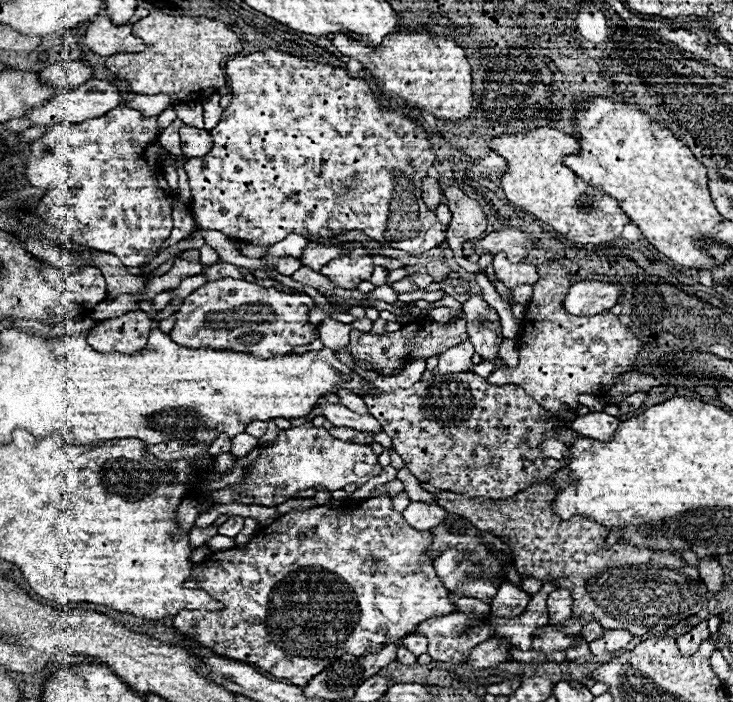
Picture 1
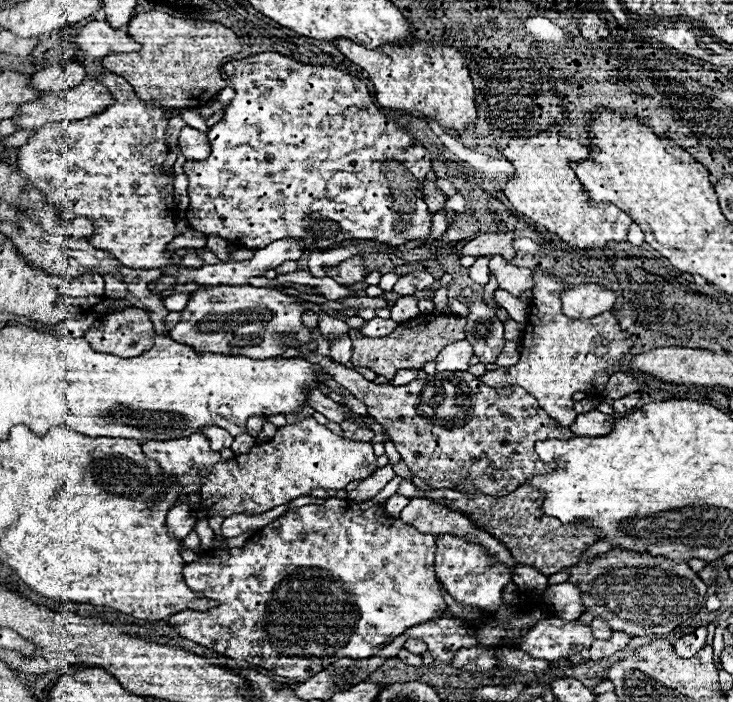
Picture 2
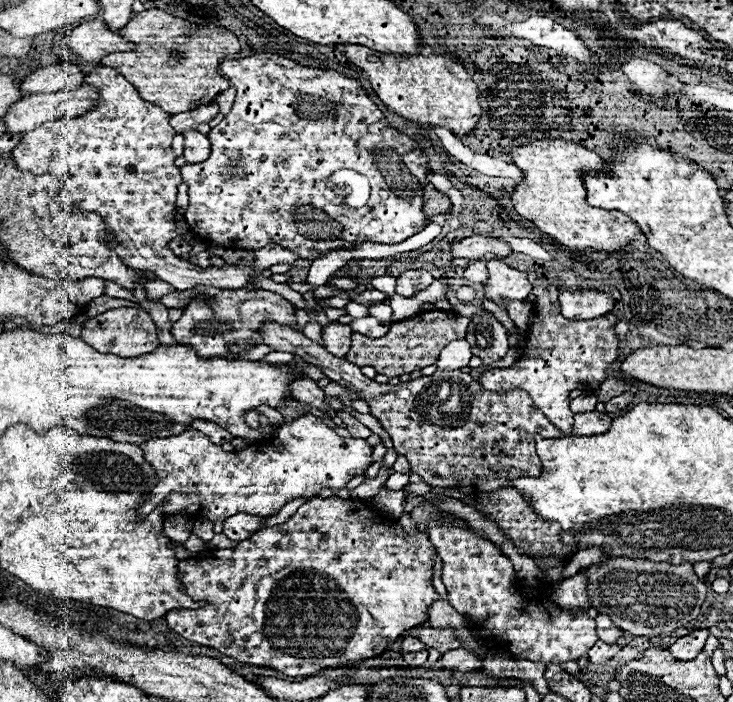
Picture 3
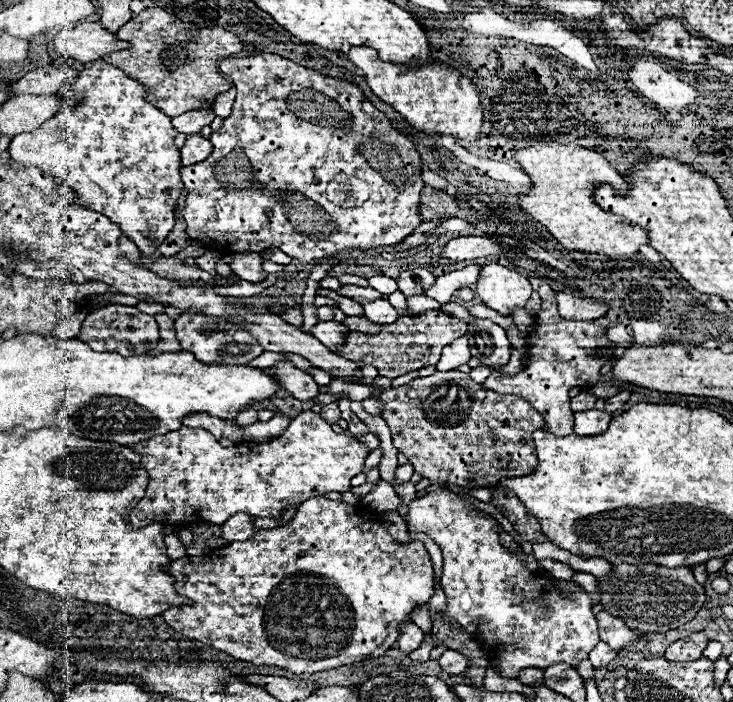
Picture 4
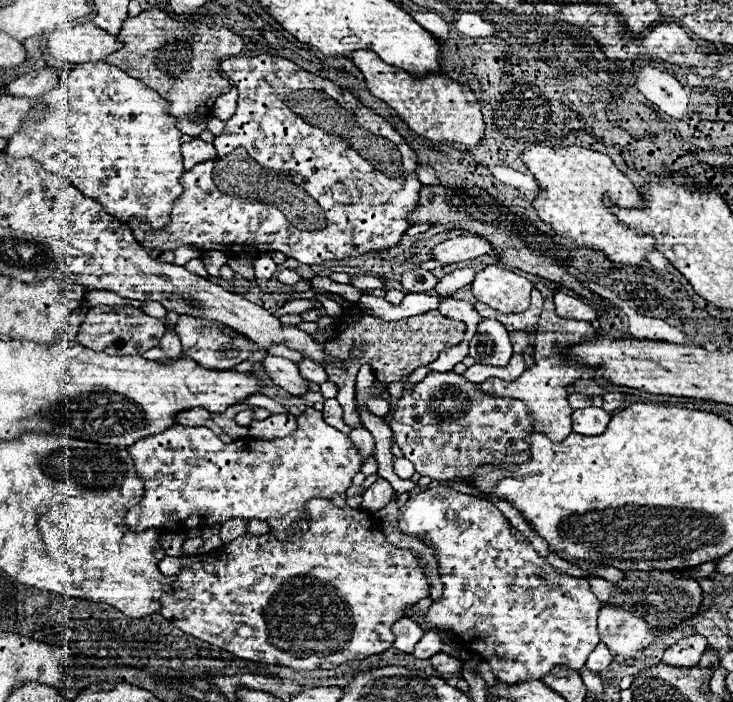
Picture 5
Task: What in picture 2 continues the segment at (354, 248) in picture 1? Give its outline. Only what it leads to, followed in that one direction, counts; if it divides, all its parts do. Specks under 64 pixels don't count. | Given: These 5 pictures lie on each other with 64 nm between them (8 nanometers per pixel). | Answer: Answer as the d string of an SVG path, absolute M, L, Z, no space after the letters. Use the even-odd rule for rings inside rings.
M354 256L350 260L344 260L342 264L338 264L338 266L328 270L328 276L332 276L340 284L360 282L366 274L368 274L366 262L364 262L364 258L358 258L358 256Z

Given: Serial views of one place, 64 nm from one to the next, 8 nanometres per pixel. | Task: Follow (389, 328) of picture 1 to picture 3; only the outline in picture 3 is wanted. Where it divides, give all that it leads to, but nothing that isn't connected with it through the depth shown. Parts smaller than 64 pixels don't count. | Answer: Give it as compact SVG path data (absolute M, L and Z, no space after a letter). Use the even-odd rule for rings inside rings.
M366 316L366 318L354 318L348 326L352 328L352 332L364 334L364 336L368 336L368 338L380 338L380 336L384 336L384 334L388 332L390 322L380 322L380 320L376 320L376 318Z

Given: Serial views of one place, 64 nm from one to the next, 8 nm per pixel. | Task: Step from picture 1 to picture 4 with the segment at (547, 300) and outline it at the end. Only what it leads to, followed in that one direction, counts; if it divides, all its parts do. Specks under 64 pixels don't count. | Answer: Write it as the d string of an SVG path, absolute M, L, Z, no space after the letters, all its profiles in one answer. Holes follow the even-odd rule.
M530 278L532 288L542 298L540 314L534 318L530 332L528 362L516 376L504 376L494 372L482 384L484 390L494 390L498 394L516 394L524 396L536 412L542 414L546 422L546 432L554 436L568 436L574 428L574 418L570 410L568 390L574 386L586 386L586 382L598 382L602 378L600 370L608 364L606 356L596 356L598 348L608 348L612 342L604 336L606 326L598 326L592 320L566 320L558 314L556 292L540 282L540 278Z

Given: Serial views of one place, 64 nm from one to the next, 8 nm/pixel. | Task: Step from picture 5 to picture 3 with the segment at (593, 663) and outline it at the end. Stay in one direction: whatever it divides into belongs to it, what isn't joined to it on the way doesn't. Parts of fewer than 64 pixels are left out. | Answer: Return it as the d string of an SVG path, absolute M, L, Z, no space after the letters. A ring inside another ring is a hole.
M598 640L598 642L590 648L588 658L590 658L590 662L600 664L600 662L606 662L606 660L614 658L614 654L616 654L618 650L620 650L620 646L618 646L618 644L606 644L606 642Z

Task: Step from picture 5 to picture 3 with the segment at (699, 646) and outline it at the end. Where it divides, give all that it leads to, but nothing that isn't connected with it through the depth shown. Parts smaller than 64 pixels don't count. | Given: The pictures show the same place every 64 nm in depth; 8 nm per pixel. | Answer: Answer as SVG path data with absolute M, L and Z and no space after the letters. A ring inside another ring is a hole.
M696 630L684 638L678 638L668 652L676 658L676 660L692 660L700 654L700 650L704 648L704 642L708 638L708 630Z

